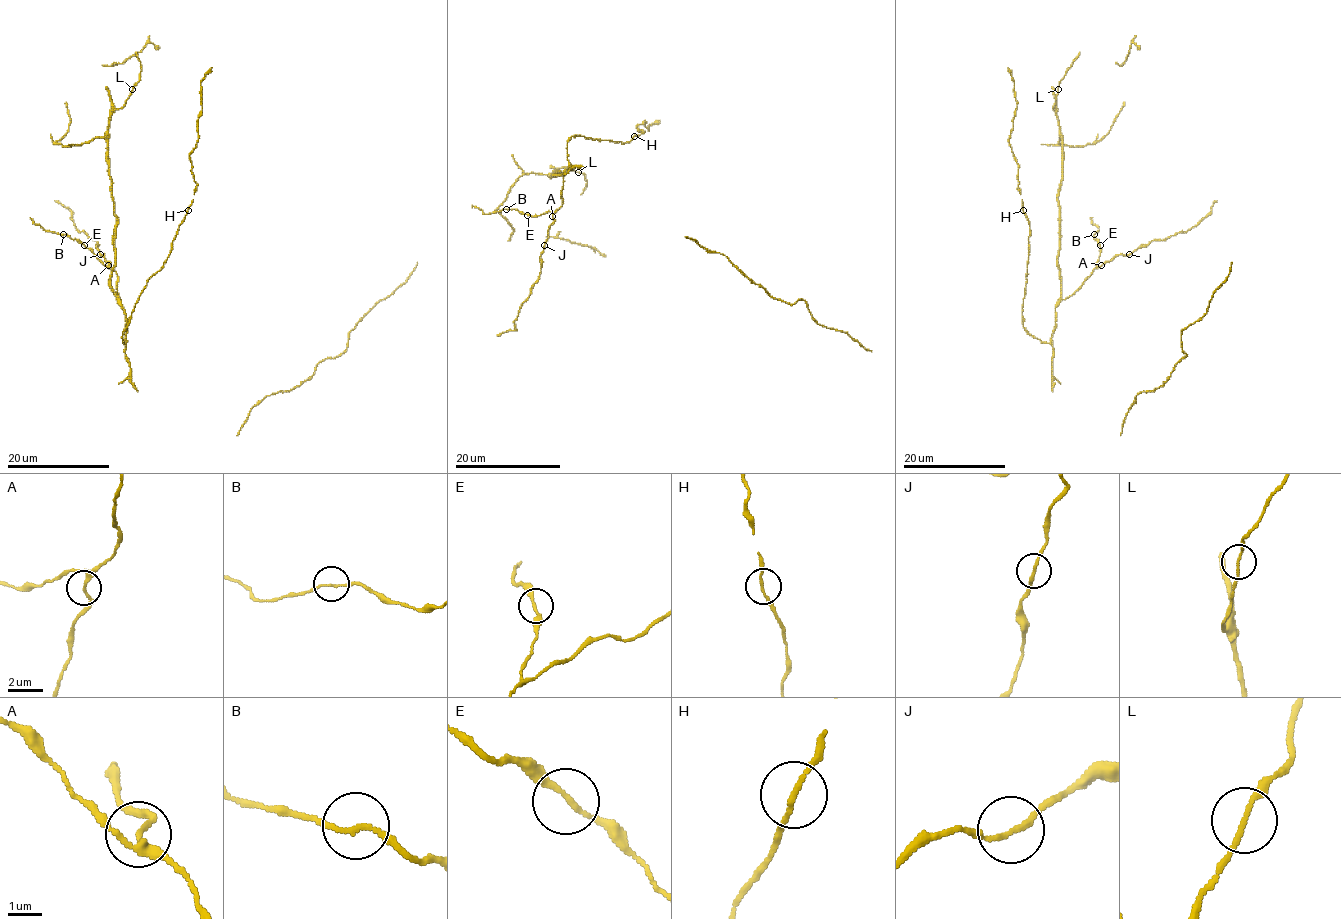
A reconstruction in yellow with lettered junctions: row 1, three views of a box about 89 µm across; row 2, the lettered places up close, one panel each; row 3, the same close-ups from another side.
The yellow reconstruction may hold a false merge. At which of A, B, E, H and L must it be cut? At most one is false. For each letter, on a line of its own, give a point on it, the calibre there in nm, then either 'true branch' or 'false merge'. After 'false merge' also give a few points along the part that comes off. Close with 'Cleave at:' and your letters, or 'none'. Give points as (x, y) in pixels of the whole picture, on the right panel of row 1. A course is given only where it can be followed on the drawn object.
A: at (1101, 265); 130 nm thick; true branch
B: at (1094, 234); 130 nm thick; true branch
E: at (1100, 245); 150 nm thick; true branch
H: at (1023, 210); 130 nm thick; true branch
L: at (1058, 89); 140 nm thick; true branch
Cleave at: none

